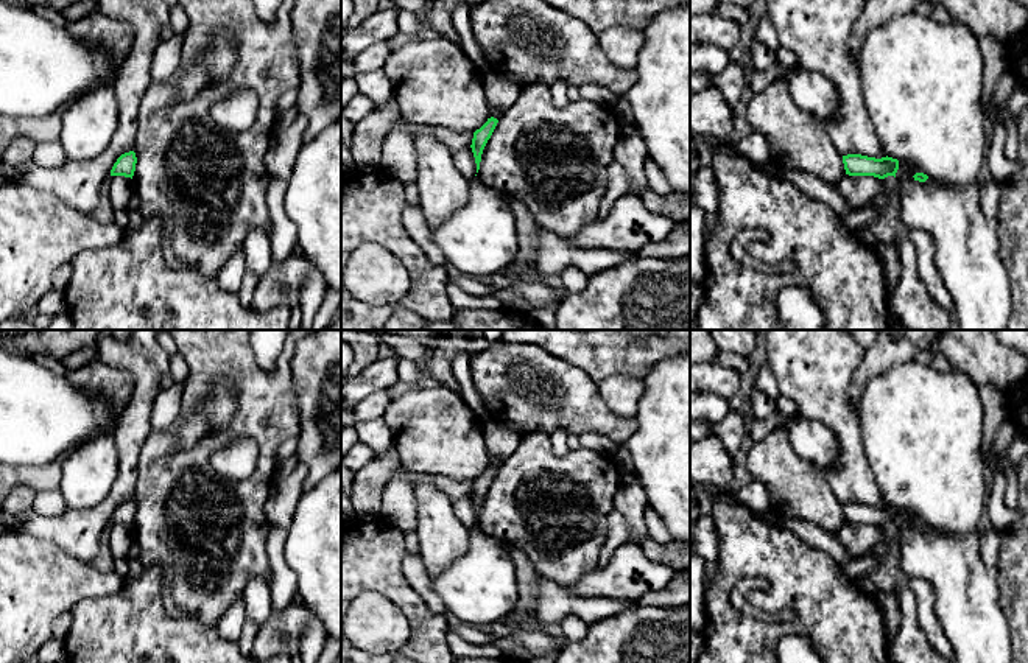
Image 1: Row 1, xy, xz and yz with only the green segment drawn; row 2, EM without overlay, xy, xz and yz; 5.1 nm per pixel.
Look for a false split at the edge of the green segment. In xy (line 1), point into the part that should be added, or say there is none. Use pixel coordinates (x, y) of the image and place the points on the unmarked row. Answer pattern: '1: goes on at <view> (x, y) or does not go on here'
1: does not go on here

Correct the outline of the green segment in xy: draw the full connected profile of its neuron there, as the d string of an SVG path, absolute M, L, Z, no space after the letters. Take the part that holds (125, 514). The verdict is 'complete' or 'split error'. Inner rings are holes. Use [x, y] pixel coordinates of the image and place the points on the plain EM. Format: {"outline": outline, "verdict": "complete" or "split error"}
{"outline": "M134 500L121 503L111 518L111 524L125 524L131 526L136 520L137 506Z", "verdict": "complete"}

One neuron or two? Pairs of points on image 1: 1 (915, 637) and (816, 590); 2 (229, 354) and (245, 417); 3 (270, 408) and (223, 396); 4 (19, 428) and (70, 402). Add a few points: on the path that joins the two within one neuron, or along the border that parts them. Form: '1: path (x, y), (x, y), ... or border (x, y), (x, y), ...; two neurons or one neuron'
1: border (888, 643), (890, 646); two neurons
2: path (242, 369), (245, 374), (245, 402); one neuron
3: border (217, 375), (232, 385), (235, 411), (228, 433); two neurons
4: path (31, 417), (55, 417), (58, 414); one neuron

